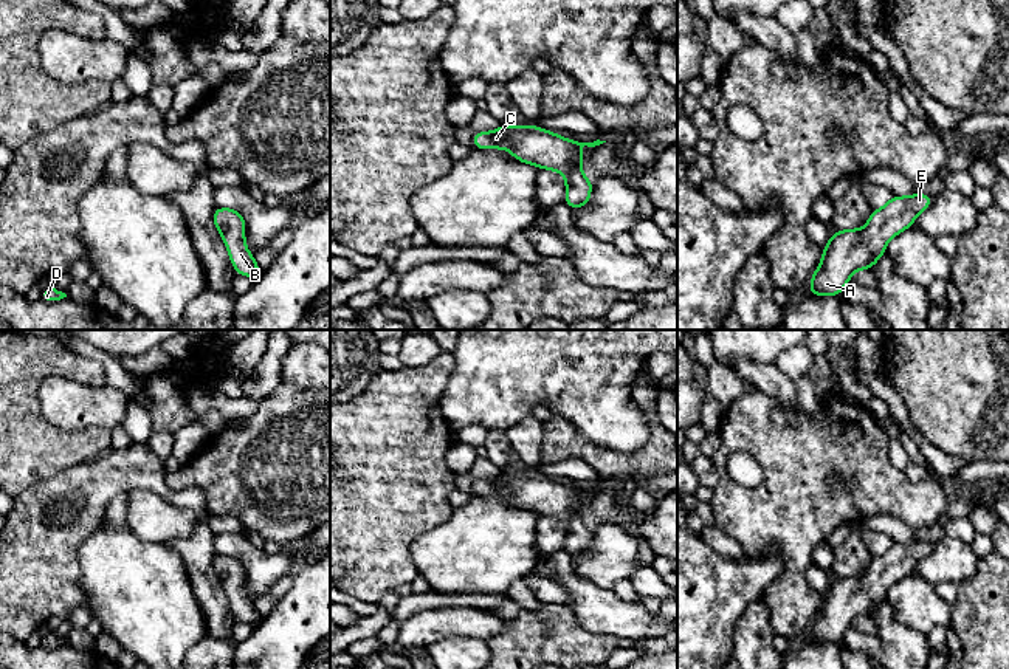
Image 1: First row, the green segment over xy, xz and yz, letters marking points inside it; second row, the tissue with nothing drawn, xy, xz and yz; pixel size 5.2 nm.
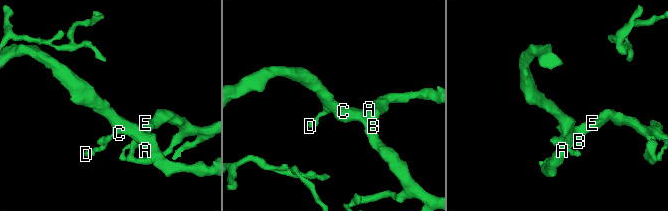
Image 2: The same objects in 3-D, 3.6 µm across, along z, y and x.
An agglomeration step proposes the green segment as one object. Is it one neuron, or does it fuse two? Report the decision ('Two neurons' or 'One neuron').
One neuron

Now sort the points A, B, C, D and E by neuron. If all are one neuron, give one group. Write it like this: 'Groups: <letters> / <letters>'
Groups: A B C D E

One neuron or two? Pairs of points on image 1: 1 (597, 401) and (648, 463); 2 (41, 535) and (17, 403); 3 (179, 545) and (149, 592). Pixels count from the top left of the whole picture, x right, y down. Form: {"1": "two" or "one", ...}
{"1": "two", "2": "two", "3": "two"}

